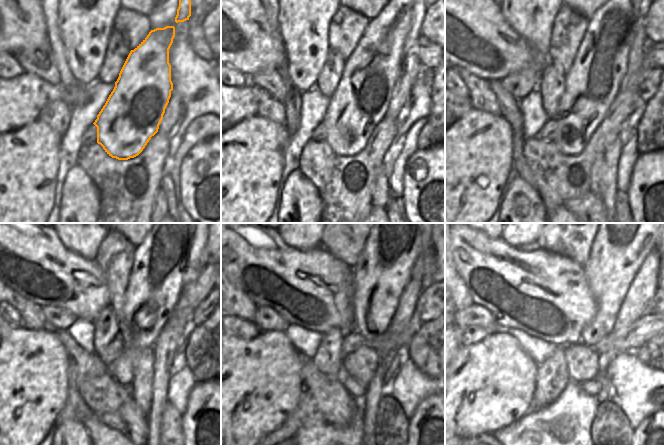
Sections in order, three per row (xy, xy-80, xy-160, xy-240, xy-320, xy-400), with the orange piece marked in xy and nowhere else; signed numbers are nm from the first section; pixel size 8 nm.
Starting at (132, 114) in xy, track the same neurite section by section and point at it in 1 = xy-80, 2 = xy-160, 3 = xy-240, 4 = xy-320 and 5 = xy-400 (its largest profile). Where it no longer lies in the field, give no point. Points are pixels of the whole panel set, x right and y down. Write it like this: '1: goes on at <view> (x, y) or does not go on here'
1: goes on at xy-80 (360, 102)
2: goes on at xy-160 (591, 84)
3: goes on at xy-240 (156, 279)
4: goes on at xy-320 (380, 276)
5: goes on at xy-400 (621, 244)

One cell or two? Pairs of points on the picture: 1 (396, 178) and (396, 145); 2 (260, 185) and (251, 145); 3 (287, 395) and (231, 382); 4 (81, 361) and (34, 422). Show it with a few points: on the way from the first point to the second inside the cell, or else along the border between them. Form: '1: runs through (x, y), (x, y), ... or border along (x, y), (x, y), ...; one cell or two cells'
1: border along (405, 136), (405, 142), (394, 162); two cells
2: runs through (251, 175), (251, 155); one cell
3: runs through (273, 392), (255, 385), (245, 385); one cell
4: border along (61, 343), (69, 365); two cells

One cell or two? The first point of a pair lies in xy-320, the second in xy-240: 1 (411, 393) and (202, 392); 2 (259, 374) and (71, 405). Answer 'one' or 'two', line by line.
1: two
2: two

